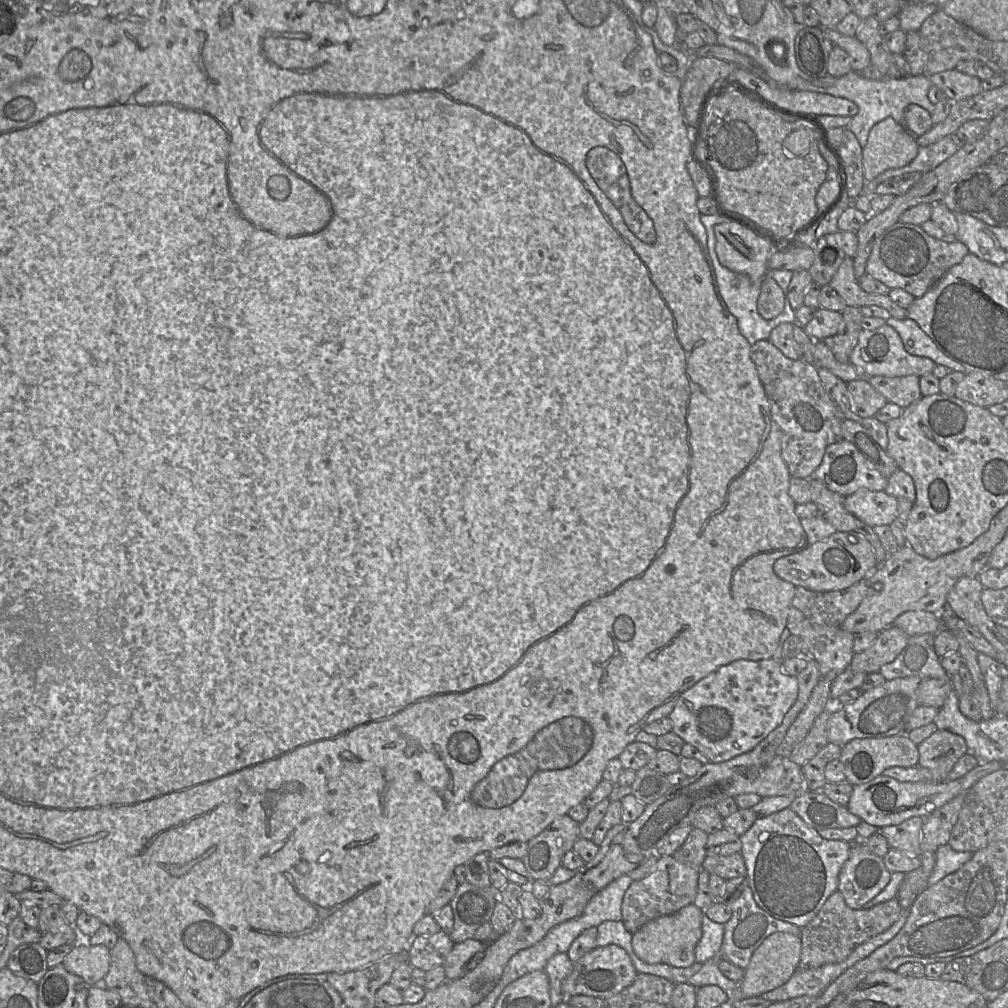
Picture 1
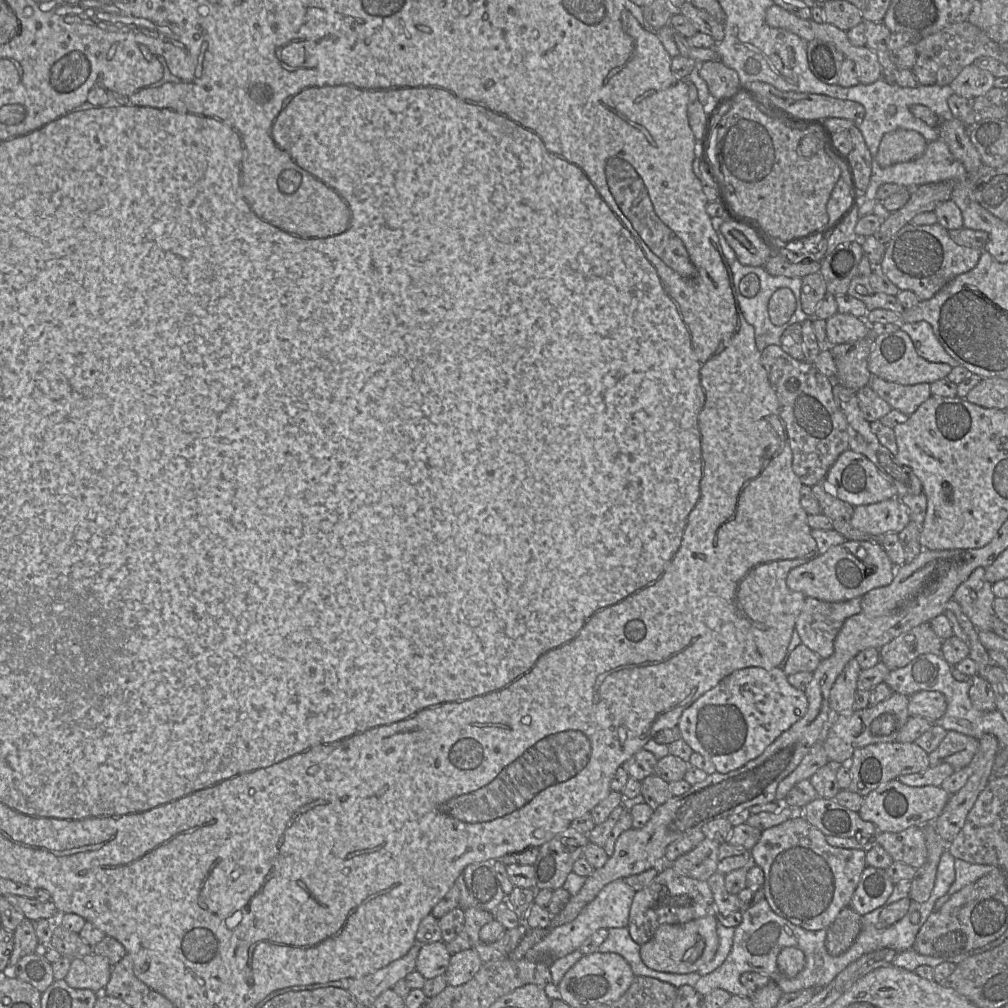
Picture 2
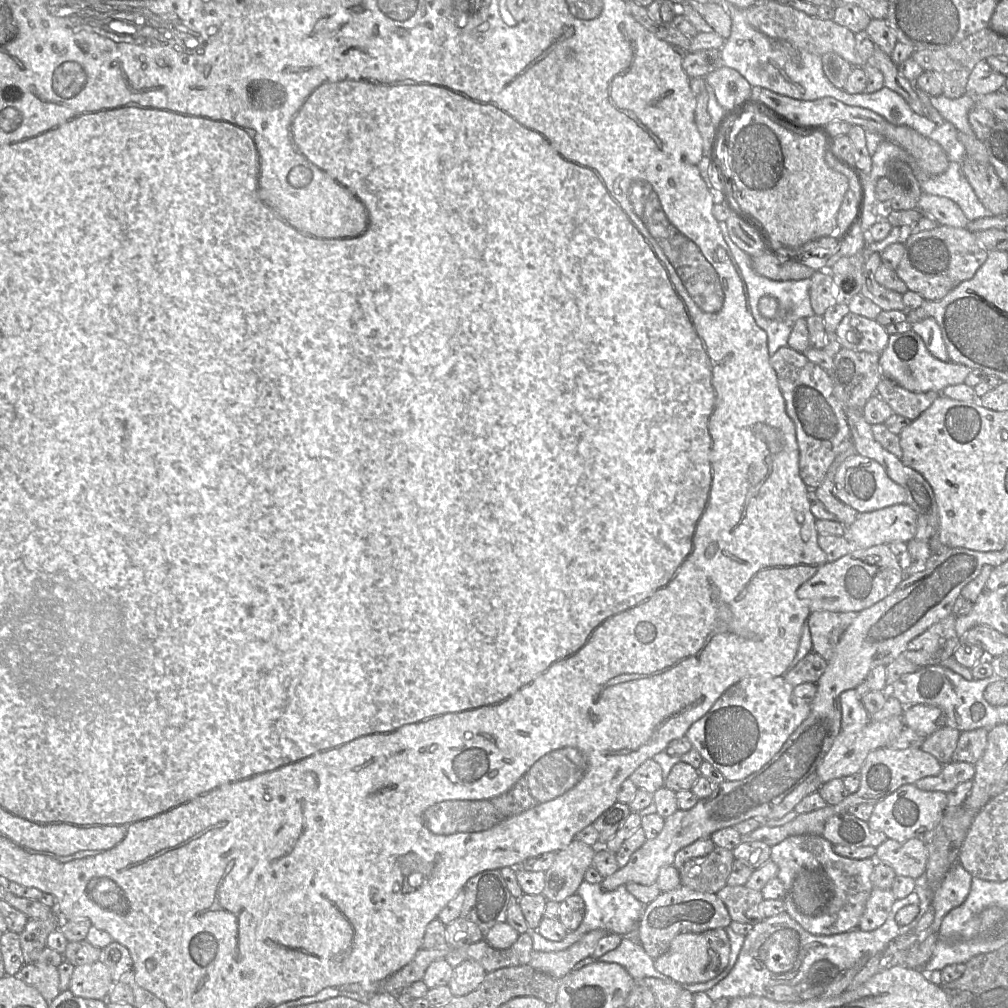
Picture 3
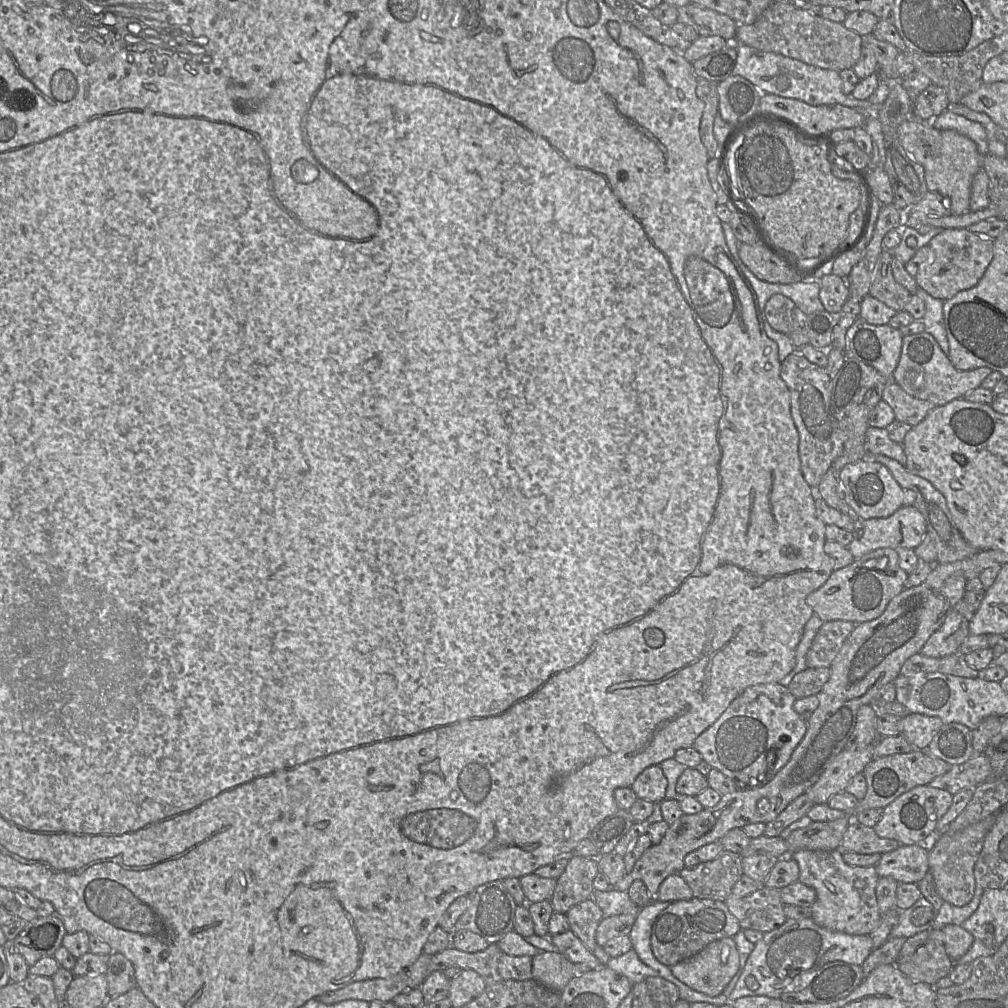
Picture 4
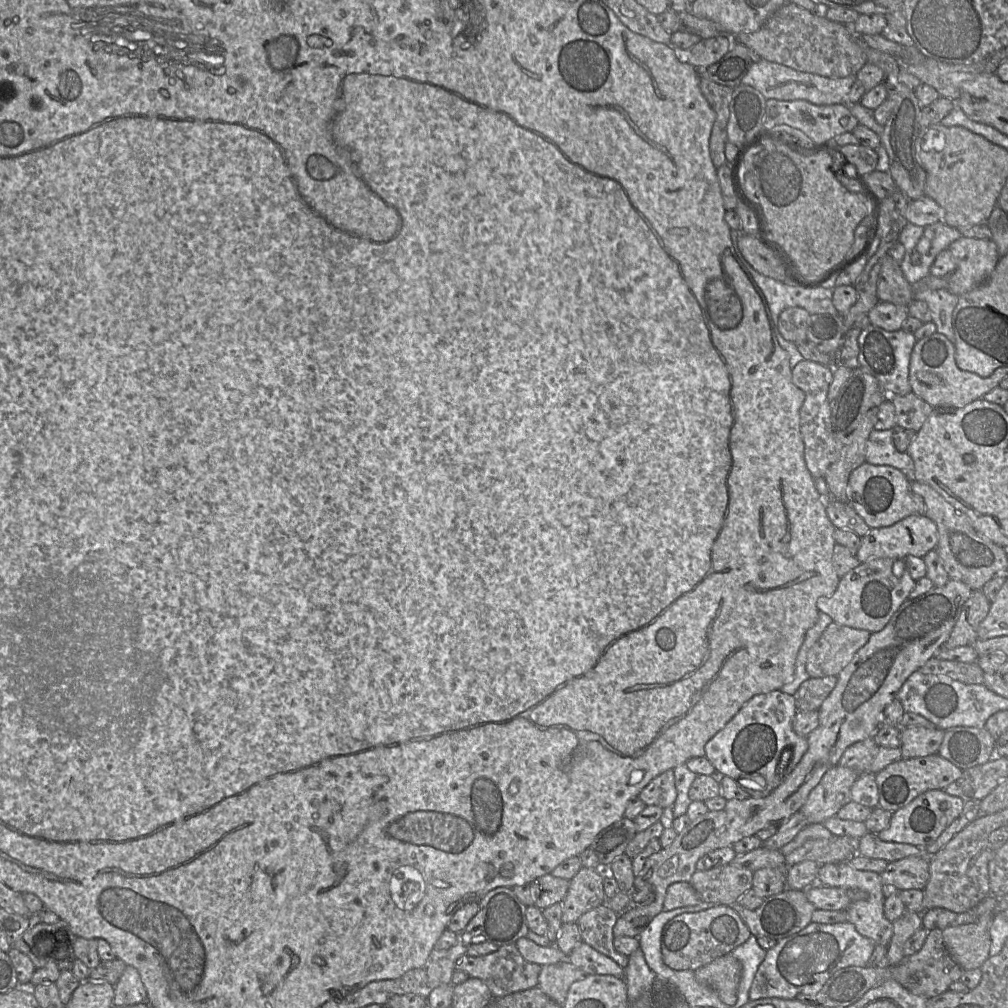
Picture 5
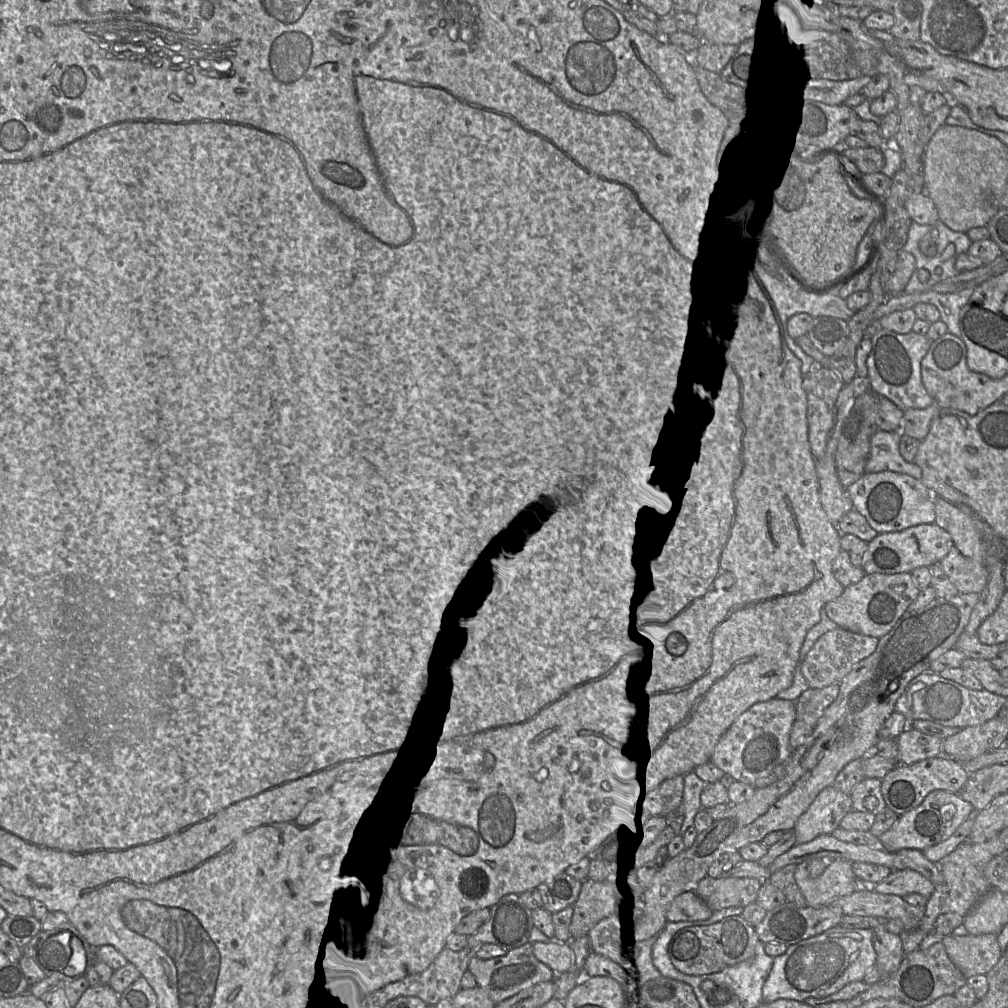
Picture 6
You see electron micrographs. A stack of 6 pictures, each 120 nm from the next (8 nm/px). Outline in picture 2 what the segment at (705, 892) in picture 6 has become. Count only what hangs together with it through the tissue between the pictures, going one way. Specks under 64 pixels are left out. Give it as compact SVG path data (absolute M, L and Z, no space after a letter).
M706 837L698 846L680 856L671 865L679 874L707 881L717 871L719 846L719 842Z

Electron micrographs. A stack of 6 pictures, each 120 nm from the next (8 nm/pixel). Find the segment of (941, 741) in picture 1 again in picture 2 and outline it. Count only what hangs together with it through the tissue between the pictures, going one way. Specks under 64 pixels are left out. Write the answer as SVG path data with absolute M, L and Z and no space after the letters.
M948 731L939 746L928 754L929 764L933 767L948 763L958 770L970 764L978 748L978 739L956 731Z

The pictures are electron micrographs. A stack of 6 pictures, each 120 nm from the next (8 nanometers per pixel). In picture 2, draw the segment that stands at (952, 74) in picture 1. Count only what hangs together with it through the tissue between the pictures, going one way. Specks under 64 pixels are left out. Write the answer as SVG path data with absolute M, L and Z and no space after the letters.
M972 63L964 67L949 86L954 94L974 99L991 90L994 87L994 81L993 74Z

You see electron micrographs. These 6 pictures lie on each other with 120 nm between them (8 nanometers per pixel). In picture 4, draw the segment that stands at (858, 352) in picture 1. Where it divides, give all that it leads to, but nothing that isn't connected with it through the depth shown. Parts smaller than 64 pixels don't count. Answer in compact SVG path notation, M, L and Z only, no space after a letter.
M922 332L903 336L899 362L891 380L911 396L941 406L955 399L961 399L967 392L981 387L983 380L991 372L992 370L987 367L967 371L957 370L935 338L927 332Z

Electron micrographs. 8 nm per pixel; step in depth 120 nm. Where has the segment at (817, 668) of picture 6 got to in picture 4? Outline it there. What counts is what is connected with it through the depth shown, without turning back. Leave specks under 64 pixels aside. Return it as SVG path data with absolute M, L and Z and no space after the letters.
M844 620L824 622L807 653L807 667L830 668L855 625L853 622Z

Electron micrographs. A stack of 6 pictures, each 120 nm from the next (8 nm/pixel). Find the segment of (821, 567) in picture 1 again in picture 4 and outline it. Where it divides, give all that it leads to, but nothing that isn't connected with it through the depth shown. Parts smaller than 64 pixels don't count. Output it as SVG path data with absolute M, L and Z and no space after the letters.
M879 548L854 559L850 565L833 570L829 579L807 596L806 602L823 622L844 620L859 624L871 621L905 588L908 575L899 567L895 549Z

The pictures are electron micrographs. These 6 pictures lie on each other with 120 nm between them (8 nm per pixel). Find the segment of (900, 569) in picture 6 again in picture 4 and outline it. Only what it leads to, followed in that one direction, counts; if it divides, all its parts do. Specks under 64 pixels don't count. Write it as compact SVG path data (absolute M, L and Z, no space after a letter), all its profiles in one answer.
M904 506L885 518L858 520L853 540L847 546L854 559L879 548L915 549L927 533L926 521L918 509Z

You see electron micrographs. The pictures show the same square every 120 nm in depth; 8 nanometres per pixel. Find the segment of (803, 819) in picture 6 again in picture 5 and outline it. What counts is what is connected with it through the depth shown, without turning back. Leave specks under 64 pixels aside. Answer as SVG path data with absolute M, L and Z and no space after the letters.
M840 764L830 768L799 810L808 824L823 824L852 801L851 788L859 775L856 771Z

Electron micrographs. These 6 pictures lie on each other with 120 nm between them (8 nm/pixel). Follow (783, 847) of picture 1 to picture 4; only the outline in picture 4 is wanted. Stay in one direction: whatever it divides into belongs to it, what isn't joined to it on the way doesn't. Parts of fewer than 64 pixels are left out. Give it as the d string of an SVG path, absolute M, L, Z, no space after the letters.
M840 849L833 851L801 850L789 854L799 866L798 881L816 892L811 919L821 927L851 935L870 935L881 923L876 886L879 880L874 866L847 864Z

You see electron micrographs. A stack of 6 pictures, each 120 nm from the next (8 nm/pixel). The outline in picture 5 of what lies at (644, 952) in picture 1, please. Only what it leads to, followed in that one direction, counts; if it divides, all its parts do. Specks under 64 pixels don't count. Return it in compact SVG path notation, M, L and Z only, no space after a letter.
M732 953L716 958L711 963L694 971L696 980L713 991L721 1001L733 1005L742 974L741 963Z

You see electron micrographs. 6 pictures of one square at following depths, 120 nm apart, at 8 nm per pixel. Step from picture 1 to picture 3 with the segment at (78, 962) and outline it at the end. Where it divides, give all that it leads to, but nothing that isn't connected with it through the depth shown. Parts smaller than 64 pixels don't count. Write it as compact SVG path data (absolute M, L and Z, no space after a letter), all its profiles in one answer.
M99 960L92 964L76 966L69 990L77 997L107 1000L113 985L108 967Z

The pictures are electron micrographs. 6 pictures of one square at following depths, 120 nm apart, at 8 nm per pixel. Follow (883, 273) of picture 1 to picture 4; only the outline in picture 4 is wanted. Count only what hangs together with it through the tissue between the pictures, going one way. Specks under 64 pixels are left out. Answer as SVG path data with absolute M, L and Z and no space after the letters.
M953 228L944 229L927 246L932 251L927 261L919 266L914 279L932 297L945 301L980 281L993 259L994 239L975 234L967 228Z

